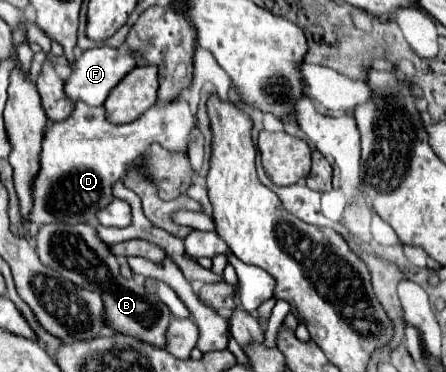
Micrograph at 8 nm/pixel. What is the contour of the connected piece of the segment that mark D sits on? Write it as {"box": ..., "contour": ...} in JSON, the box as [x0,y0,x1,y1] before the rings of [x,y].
{"box":[33,96,195,226],"contour":[[[177,96],[171,102],[155,102],[141,118],[129,124],[109,124],[103,106],[87,106],[77,102],[77,116],[65,122],[52,123],[43,138],[41,170],[33,182],[33,212],[35,226],[65,222],[81,224],[95,222],[97,208],[105,208],[113,200],[111,186],[125,174],[127,164],[149,150],[153,142],[165,142],[165,150],[187,154],[193,140],[195,114],[185,98]]]}

